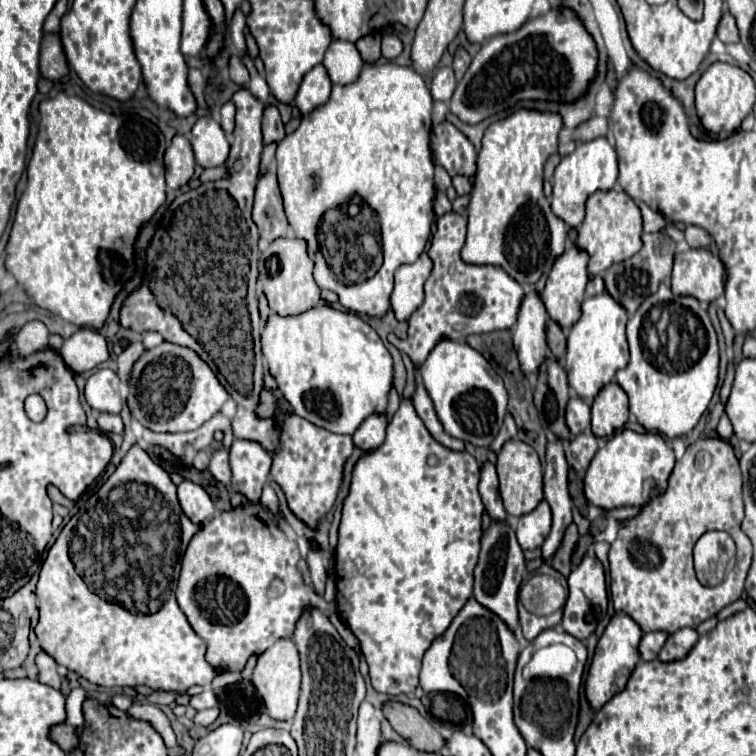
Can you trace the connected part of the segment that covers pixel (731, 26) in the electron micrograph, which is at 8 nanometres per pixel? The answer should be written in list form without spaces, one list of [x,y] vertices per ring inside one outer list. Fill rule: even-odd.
[[[724,10],[720,26],[718,26],[718,34],[716,34],[724,44],[736,44],[740,42],[740,34],[736,28],[736,20],[732,18],[732,14],[728,10]]]

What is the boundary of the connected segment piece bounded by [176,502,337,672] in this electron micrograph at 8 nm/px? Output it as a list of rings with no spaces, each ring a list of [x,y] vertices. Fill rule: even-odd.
[[[260,502],[248,504],[244,508],[234,508],[228,512],[218,512],[208,524],[204,524],[194,534],[182,558],[176,598],[192,630],[208,644],[206,660],[212,668],[224,672],[244,670],[250,656],[260,656],[272,644],[276,644],[276,640],[292,638],[296,620],[300,620],[304,608],[320,608],[328,615],[337,611],[335,601],[325,601],[304,582],[298,562],[300,562],[298,544],[290,540],[284,534],[284,530],[280,530],[274,514],[270,514]],[[272,582],[282,584],[282,594],[278,594],[276,598],[268,596],[268,588]]]

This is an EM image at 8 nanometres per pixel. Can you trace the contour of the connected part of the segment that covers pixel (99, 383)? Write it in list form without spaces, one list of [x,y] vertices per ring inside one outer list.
[[[102,368],[88,378],[84,396],[86,396],[86,402],[98,412],[108,412],[108,414],[122,412],[124,400],[122,400],[120,378],[110,368]]]

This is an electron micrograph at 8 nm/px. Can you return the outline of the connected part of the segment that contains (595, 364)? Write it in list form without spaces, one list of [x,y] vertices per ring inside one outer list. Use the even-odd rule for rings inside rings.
[[[608,292],[584,298],[582,316],[568,332],[568,350],[566,350],[566,372],[568,384],[576,394],[592,404],[594,396],[614,380],[616,372],[628,364],[628,342],[626,342],[626,322],[628,312],[622,304],[616,304]]]

